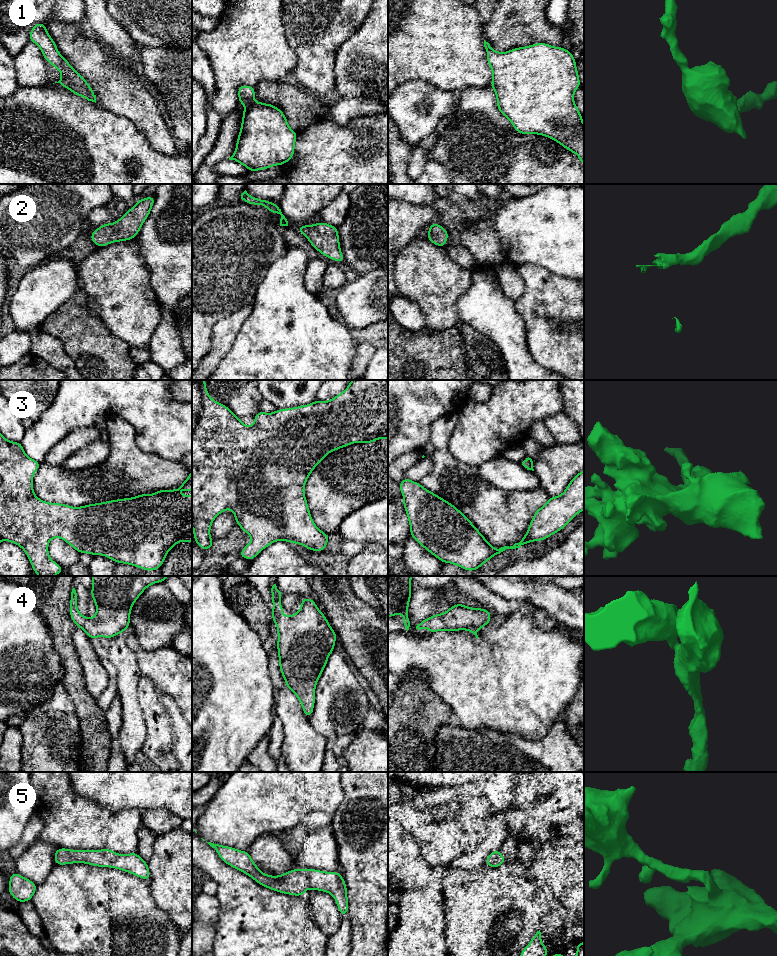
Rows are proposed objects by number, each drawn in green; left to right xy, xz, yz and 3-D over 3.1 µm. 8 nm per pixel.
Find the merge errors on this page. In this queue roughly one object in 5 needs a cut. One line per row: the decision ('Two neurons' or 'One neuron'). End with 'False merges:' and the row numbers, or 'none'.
1: One neuron
2: One neuron
3: One neuron
4: One neuron
5: One neuron
False merges: none

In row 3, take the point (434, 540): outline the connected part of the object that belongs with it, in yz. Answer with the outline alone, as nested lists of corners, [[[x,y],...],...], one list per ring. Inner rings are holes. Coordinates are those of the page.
[[[584,470],[571,479],[565,491],[540,507],[525,536],[513,546],[495,549],[469,518],[452,503],[405,477],[398,484],[408,516],[410,535],[443,563],[475,571],[506,549],[544,541],[561,531],[584,510]]]

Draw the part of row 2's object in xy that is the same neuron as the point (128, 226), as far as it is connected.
[[[155,196],[139,199],[119,220],[112,224],[105,223],[94,230],[90,239],[98,247],[104,247],[110,243],[135,238],[148,218],[154,202]]]

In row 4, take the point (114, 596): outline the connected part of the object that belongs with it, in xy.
[[[92,576],[91,597],[96,605],[93,618],[83,616],[78,608],[78,597],[75,588],[70,597],[70,618],[77,628],[82,628],[89,639],[114,638],[130,627],[132,607],[144,590],[152,584],[164,582],[169,576]]]

